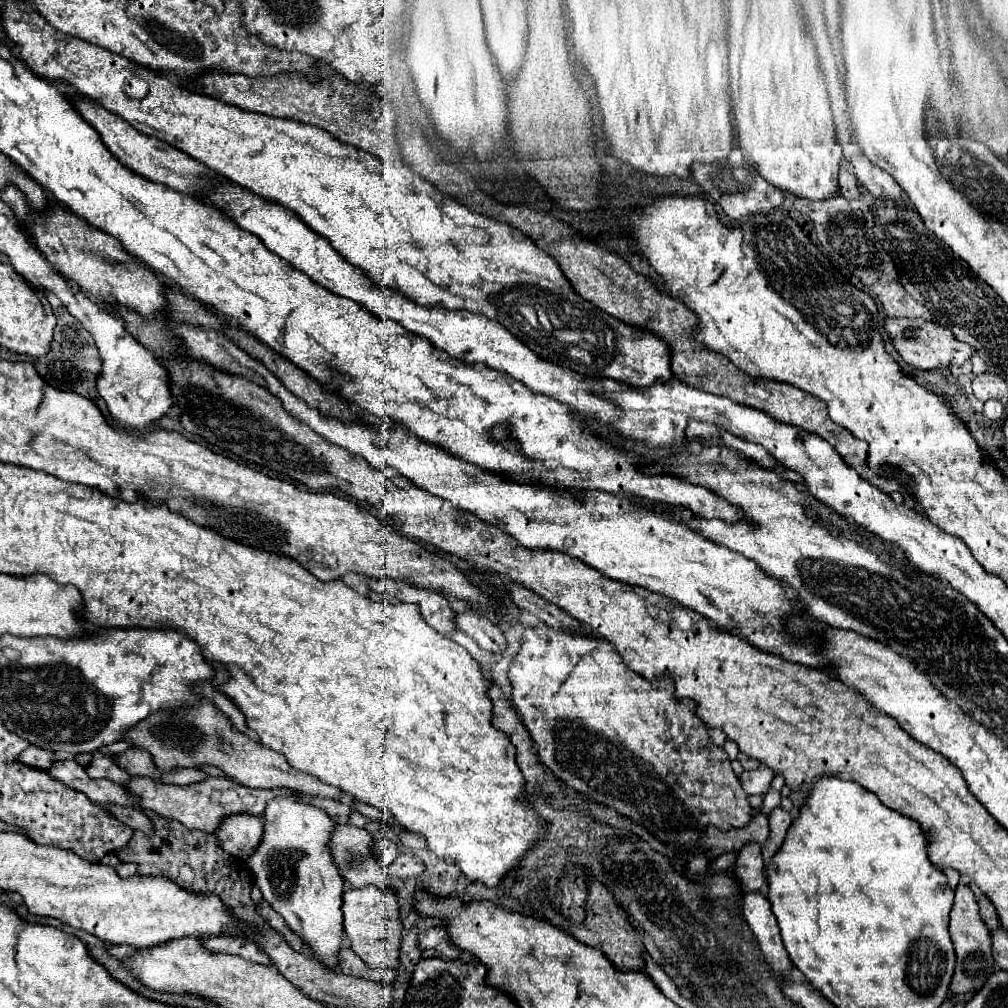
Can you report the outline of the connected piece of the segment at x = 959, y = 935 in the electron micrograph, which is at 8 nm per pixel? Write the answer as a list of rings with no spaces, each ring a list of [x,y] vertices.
[[[958,883],[956,885],[956,899],[954,899],[954,907],[950,913],[950,937],[954,941],[954,949],[956,949],[956,971],[950,983],[950,991],[954,995],[964,995],[964,993],[974,993],[978,989],[982,989],[982,985],[986,983],[986,977],[990,977],[990,973],[996,969],[996,963],[992,959],[992,939],[990,939],[990,931],[986,929],[984,921],[980,919],[978,913],[978,903],[976,897],[972,893],[972,889],[966,883]]]

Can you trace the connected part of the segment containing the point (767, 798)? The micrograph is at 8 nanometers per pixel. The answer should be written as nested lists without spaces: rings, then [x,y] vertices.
[[[770,789],[766,795],[764,795],[764,809],[762,809],[762,813],[770,813],[772,809],[776,809],[780,805],[780,791],[776,791],[776,789]]]

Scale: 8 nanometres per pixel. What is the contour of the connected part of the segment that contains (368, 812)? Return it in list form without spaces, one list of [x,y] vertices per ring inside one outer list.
[[[360,801],[355,802],[354,809],[357,810],[358,813],[362,813],[362,815],[370,817],[370,819],[384,819],[384,817],[386,817],[386,813],[384,813],[382,809],[378,809],[378,807],[374,807],[374,805],[364,805],[364,803],[360,803]]]

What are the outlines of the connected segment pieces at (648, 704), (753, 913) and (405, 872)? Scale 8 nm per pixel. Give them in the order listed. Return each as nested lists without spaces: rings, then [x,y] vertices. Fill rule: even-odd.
[[[538,625],[538,627],[528,627],[522,633],[522,647],[518,655],[512,659],[512,665],[508,669],[508,679],[512,685],[512,703],[522,717],[524,725],[528,727],[532,741],[538,745],[538,755],[542,763],[568,787],[580,791],[582,795],[594,799],[600,805],[614,807],[618,813],[630,817],[634,823],[642,825],[648,829],[652,835],[656,835],[660,841],[678,845],[678,847],[694,847],[698,843],[698,837],[702,837],[702,825],[716,825],[716,827],[744,827],[752,819],[752,809],[746,801],[746,791],[742,789],[738,777],[734,775],[730,767],[730,759],[726,751],[718,745],[714,745],[708,737],[708,727],[702,723],[702,719],[696,717],[694,713],[694,701],[686,699],[676,699],[674,697],[674,681],[670,677],[662,677],[660,681],[646,681],[644,677],[638,677],[638,673],[630,673],[626,665],[622,665],[622,659],[618,653],[614,653],[614,647],[598,637],[592,635],[582,635],[582,633],[572,633],[572,631],[556,631],[548,625]]]
[[[746,893],[744,895],[744,917],[756,935],[756,941],[760,945],[760,951],[766,963],[772,965],[772,969],[780,977],[786,977],[786,973],[792,971],[792,963],[782,945],[780,929],[776,925],[776,917],[770,909],[768,899],[760,893]]]
[[[400,853],[396,857],[396,861],[388,867],[392,877],[400,877],[400,879],[410,879],[410,877],[420,877],[424,873],[424,863],[420,857],[412,855],[412,853]]]

